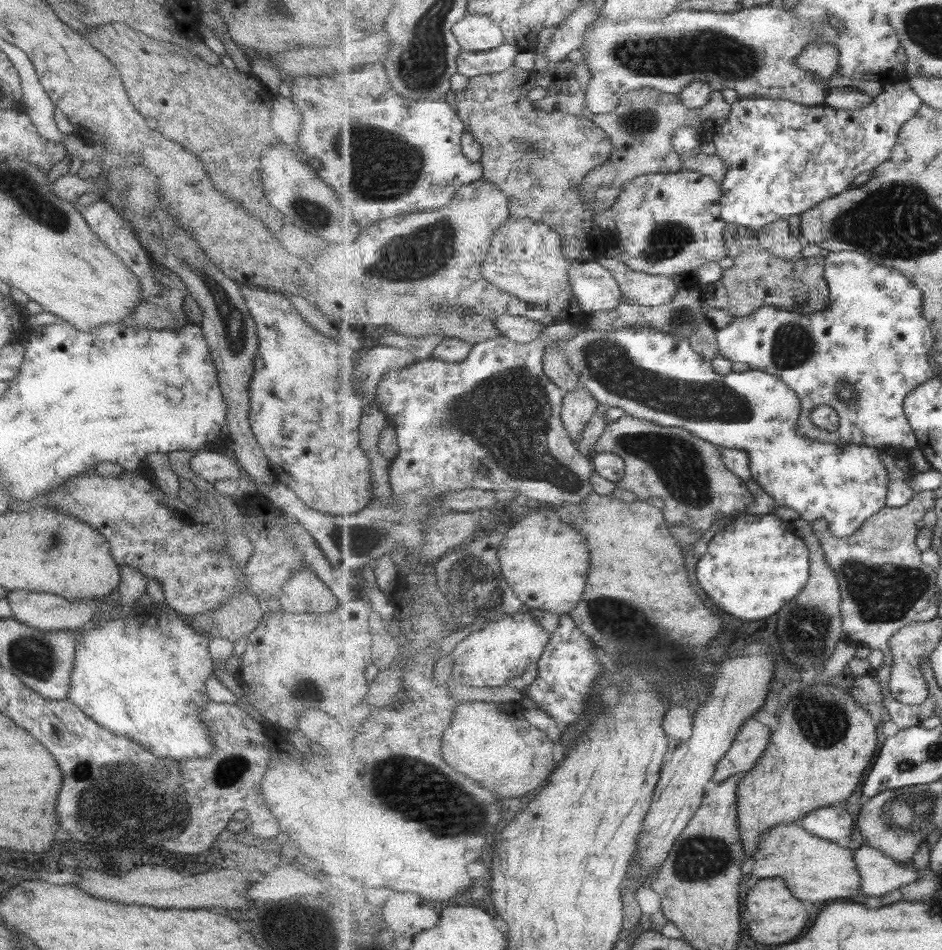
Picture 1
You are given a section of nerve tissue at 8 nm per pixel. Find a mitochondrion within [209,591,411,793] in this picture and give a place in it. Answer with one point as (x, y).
(229, 770)

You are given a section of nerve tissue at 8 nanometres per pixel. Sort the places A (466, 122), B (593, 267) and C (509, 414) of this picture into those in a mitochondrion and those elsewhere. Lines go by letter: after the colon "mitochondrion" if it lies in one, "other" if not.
A: other
B: other
C: mitochondrion

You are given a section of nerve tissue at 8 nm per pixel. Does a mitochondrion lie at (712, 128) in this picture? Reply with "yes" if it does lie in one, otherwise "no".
no

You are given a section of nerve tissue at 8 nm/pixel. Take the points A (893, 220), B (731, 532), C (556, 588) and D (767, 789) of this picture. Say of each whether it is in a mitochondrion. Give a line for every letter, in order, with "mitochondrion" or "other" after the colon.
A: mitochondrion
B: other
C: other
D: other

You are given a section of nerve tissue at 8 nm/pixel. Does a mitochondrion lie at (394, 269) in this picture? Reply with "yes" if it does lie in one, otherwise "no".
yes

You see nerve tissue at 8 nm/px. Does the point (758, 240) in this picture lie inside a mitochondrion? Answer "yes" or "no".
no

